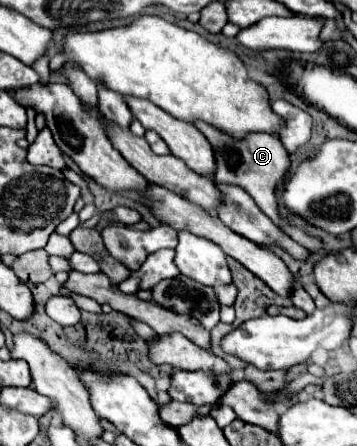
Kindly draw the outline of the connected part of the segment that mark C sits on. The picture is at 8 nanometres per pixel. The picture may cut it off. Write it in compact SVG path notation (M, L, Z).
M195 121L195 127L205 135L205 139L211 143L215 153L215 177L217 181L229 181L233 185L241 185L259 205L259 209L275 223L279 225L291 239L295 239L299 245L307 249L319 249L321 243L315 237L305 235L301 229L295 229L277 215L277 197L273 193L275 185L283 181L287 169L289 169L289 155L285 153L285 147L281 145L279 137L273 133L249 133L243 139L235 139L213 125L207 125L205 121Z

